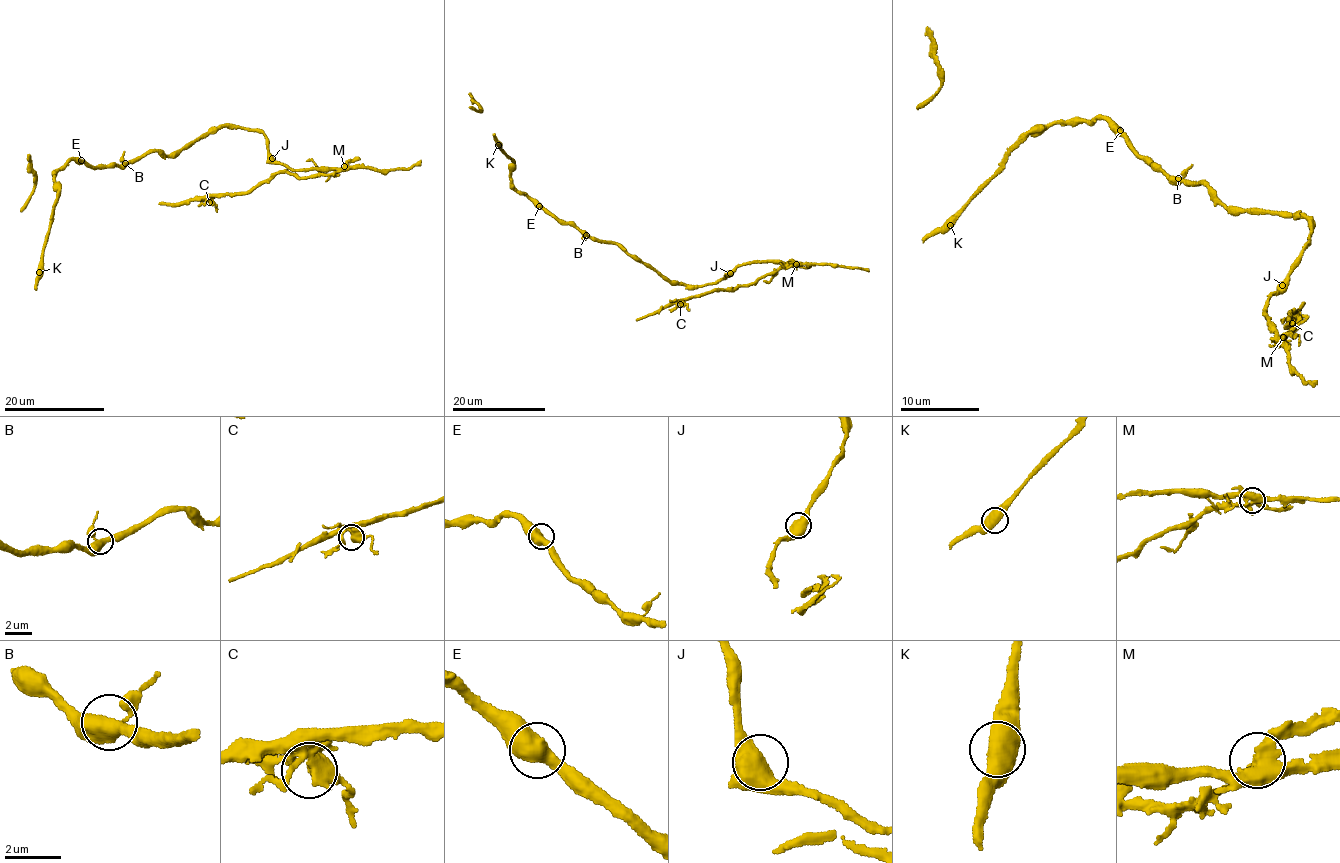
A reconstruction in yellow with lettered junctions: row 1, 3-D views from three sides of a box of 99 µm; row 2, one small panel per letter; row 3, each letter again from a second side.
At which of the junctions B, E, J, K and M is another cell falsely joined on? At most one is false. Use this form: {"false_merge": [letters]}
{"false_merge": ["M"]}

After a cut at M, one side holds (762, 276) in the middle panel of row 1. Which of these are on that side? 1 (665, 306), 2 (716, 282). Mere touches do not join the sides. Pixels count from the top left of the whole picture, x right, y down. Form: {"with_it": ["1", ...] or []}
{"with_it": ["1"]}

